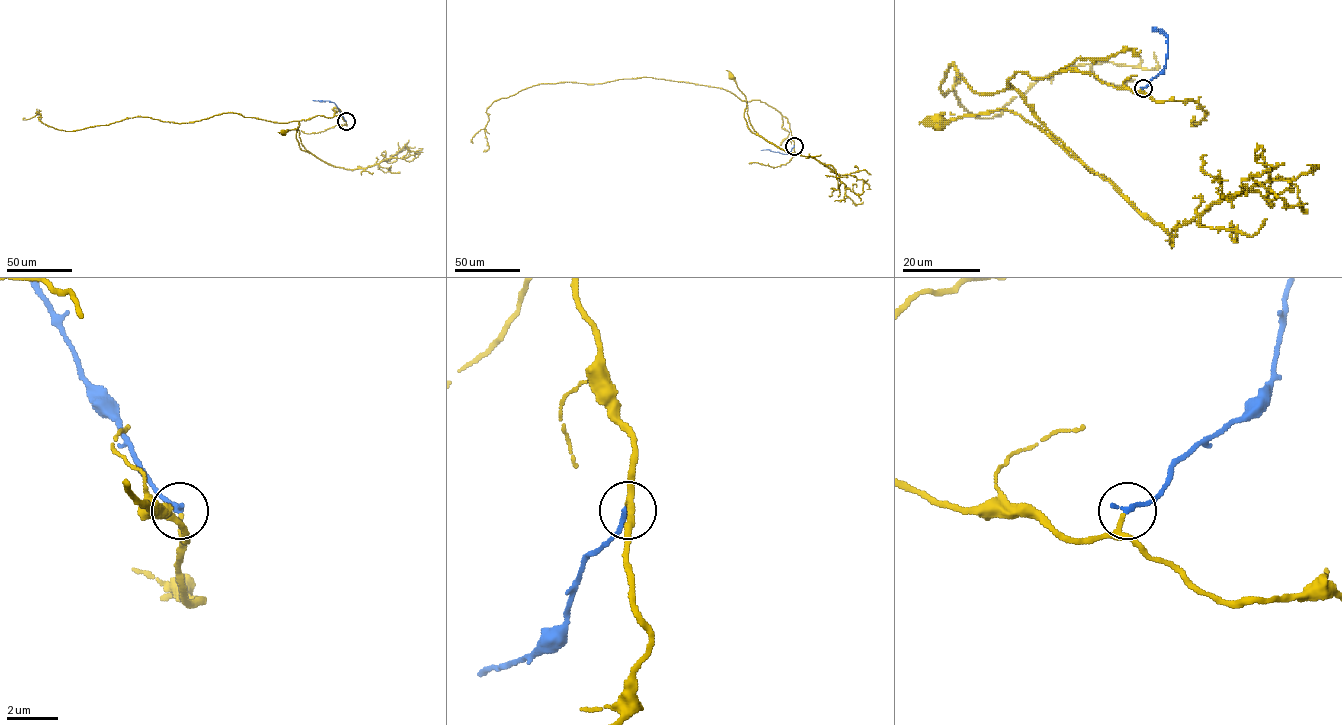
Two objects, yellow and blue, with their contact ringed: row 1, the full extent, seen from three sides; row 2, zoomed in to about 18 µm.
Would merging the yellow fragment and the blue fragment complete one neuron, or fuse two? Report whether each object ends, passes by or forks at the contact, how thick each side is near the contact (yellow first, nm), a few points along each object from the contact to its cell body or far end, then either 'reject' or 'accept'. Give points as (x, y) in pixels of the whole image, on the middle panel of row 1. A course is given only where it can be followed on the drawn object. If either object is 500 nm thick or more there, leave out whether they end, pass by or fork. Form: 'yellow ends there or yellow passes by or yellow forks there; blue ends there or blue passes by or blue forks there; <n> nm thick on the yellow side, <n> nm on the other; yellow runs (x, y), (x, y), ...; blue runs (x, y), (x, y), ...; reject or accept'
yellow passes by; blue ends there; 150 nm thick on the yellow side, 220 nm on the other; yellow runs (794, 145), (787, 119), (759, 100), (745, 109), (750, 130), (758, 134), (730, 77); blue runs (794, 146), (786, 154), (761, 150); accept

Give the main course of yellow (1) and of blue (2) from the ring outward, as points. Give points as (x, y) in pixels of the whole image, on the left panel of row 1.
1: (346, 121), (340, 115), (300, 120), (296, 139), (299, 147), (309, 152), (302, 145), (298, 128), (282, 131)
2: (346, 121), (333, 102), (313, 100)

